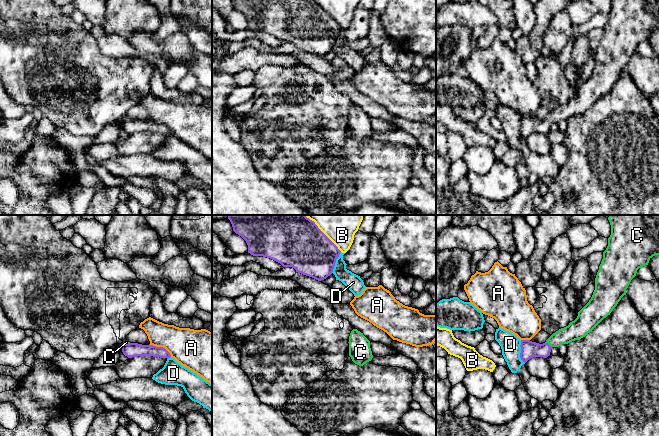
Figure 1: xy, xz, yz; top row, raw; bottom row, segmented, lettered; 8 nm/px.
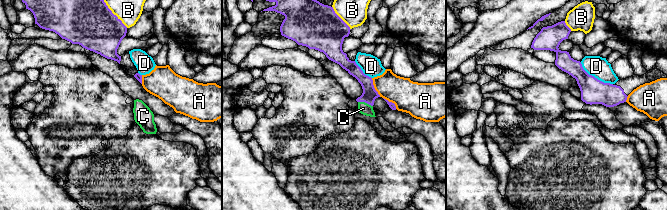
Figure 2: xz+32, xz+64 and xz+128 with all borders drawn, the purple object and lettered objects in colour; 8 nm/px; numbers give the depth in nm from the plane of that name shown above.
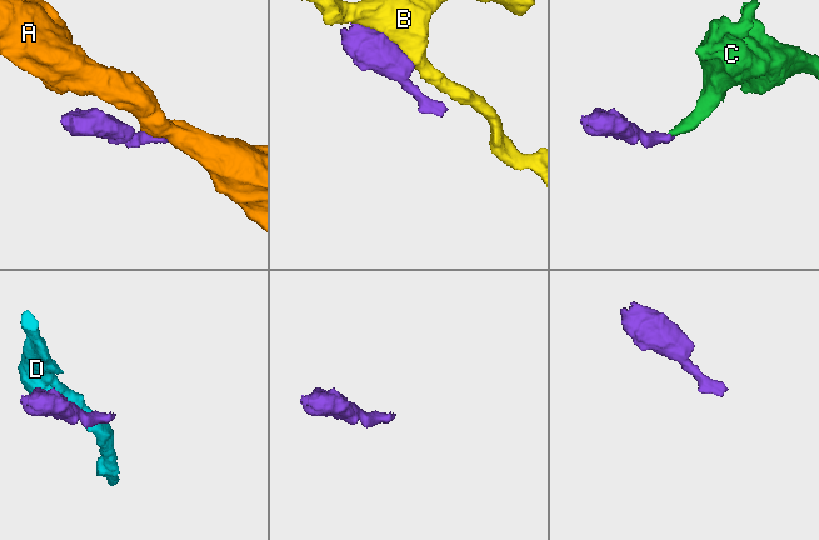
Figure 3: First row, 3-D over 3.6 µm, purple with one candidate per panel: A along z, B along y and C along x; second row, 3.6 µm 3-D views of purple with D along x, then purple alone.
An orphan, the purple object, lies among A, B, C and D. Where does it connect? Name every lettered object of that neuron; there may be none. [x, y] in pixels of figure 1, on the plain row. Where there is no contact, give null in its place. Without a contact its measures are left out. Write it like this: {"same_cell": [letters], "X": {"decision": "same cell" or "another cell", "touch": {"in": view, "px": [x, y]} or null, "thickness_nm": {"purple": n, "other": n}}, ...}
{"same_cell": ["C"], "A": {"decision": "another cell", "touch": {"in": "xy", "px": [161, 123]}, "thickness_nm": {"purple": 120, "other": 300}}, "B": {"decision": "another cell", "touch": {"in": "xz", "px": [328, 14]}, "thickness_nm": {"purple": 380, "other": 190}}, "C": {"decision": "same cell", "touch": {"in": "yz", "px": [548, 120]}, "thickness_nm": {"purple": 140, "other": 150}}, "D": {"decision": "another cell", "touch": {"in": "yz", "px": [521, 128]}, "thickness_nm": {"purple": 140, "other": 160}}}

